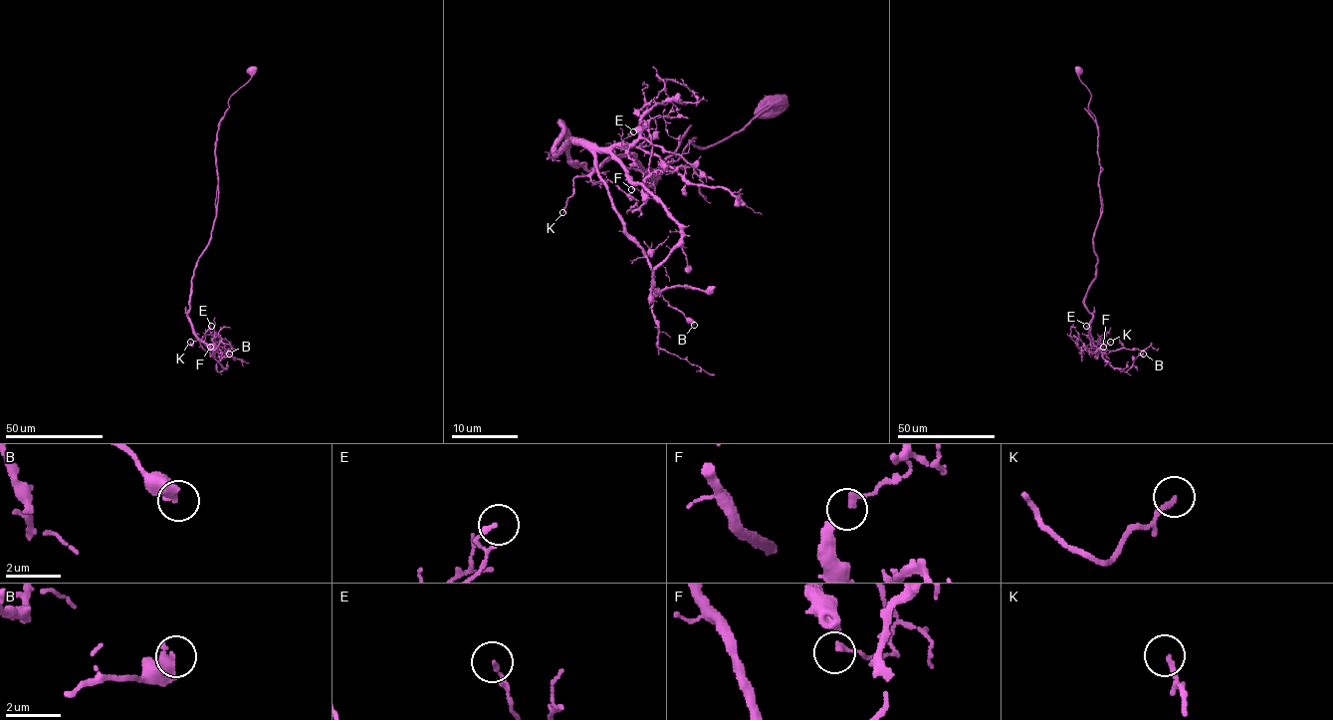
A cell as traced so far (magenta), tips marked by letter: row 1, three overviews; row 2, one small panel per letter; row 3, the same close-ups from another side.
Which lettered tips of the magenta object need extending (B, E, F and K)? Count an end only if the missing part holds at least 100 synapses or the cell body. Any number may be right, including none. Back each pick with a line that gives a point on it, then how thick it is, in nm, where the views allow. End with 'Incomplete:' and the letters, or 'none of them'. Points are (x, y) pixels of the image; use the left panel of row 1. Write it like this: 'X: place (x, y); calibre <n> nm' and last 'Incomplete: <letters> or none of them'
Incomplete: none of them

